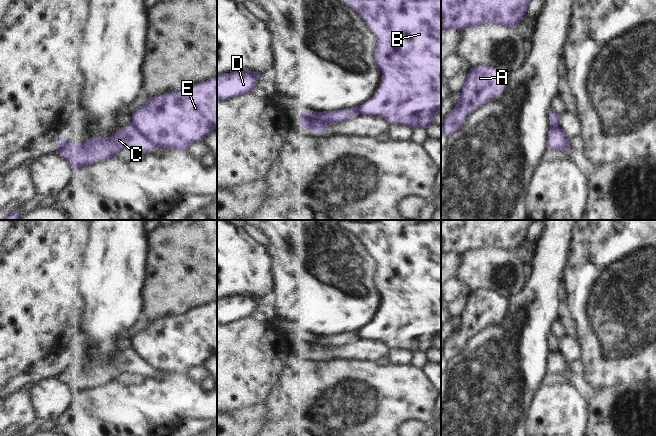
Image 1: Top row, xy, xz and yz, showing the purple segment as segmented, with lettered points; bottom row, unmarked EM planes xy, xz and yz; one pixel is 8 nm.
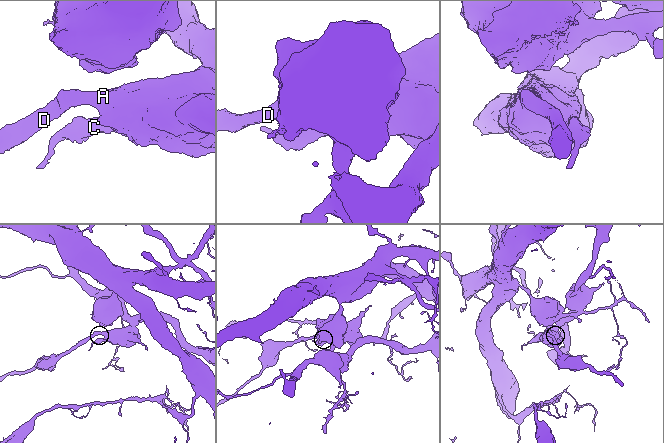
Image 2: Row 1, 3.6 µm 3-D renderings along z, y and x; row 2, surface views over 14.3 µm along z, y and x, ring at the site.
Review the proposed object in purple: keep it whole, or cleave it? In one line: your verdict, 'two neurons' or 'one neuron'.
two neurons

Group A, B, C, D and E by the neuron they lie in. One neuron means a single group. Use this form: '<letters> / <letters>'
A B D E / C

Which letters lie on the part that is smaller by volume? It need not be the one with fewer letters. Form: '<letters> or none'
C.

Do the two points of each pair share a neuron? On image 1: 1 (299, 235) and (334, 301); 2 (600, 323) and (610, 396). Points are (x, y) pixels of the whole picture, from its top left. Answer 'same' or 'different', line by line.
1: same
2: different

